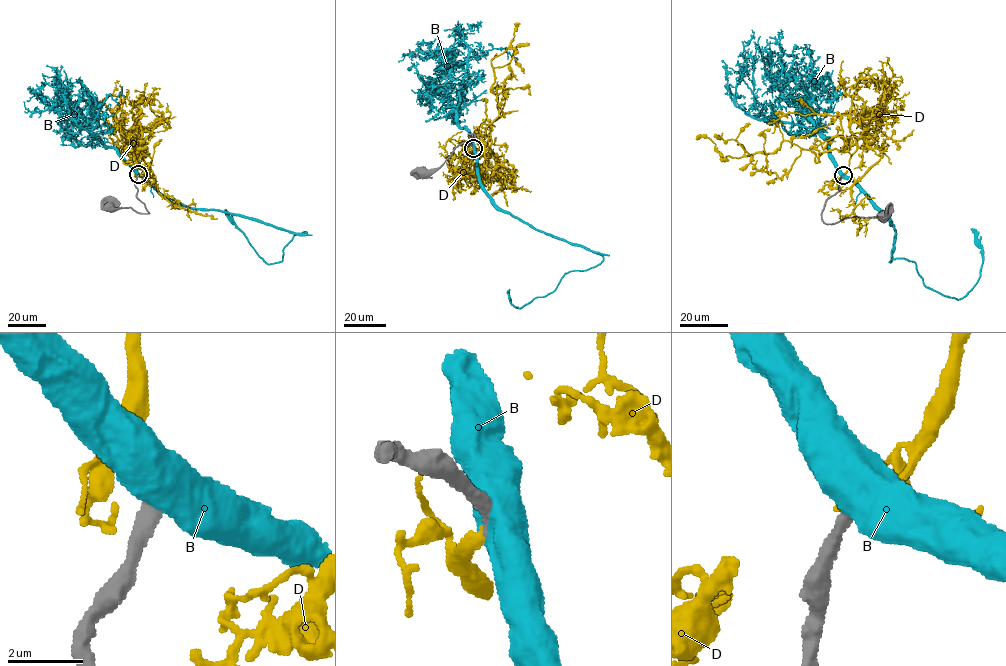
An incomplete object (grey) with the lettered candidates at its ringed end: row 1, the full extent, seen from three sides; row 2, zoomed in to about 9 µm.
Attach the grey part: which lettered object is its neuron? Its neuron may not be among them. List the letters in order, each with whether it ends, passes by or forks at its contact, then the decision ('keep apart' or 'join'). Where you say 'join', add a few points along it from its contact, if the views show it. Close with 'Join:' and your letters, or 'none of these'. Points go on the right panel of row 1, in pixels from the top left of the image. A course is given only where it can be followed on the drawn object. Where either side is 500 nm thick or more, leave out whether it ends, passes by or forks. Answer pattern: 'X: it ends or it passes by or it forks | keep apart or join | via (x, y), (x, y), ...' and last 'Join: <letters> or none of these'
B: keep apart
D: it ends | join | via (843, 175), (855, 144), (816, 162), (787, 140), (734, 157), (696, 138)
Join: D

